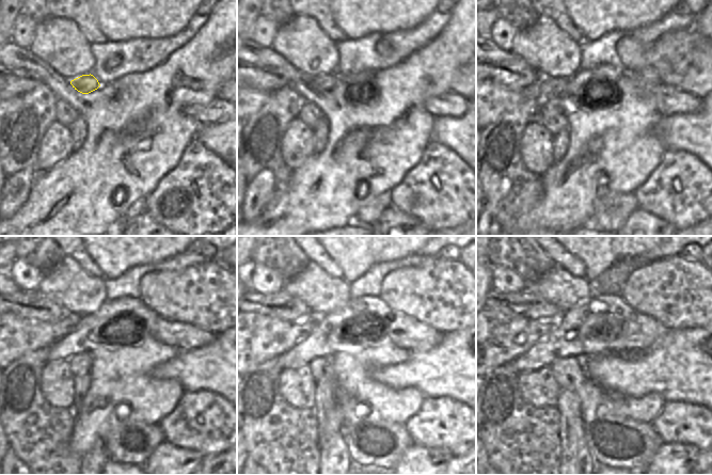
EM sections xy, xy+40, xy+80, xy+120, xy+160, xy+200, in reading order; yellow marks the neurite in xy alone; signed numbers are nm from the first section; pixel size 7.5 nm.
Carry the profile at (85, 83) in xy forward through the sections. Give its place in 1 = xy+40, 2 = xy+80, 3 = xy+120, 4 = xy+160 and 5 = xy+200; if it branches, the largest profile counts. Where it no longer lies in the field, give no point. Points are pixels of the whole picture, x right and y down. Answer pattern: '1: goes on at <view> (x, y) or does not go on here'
1: goes on at xy+40 (322, 82)
2: goes on at xy+80 (497, 99)
3: goes on at xy+120 (19, 335)
4: goes on at xy+160 (258, 337)
5: goes on at xy+200 (497, 337)

